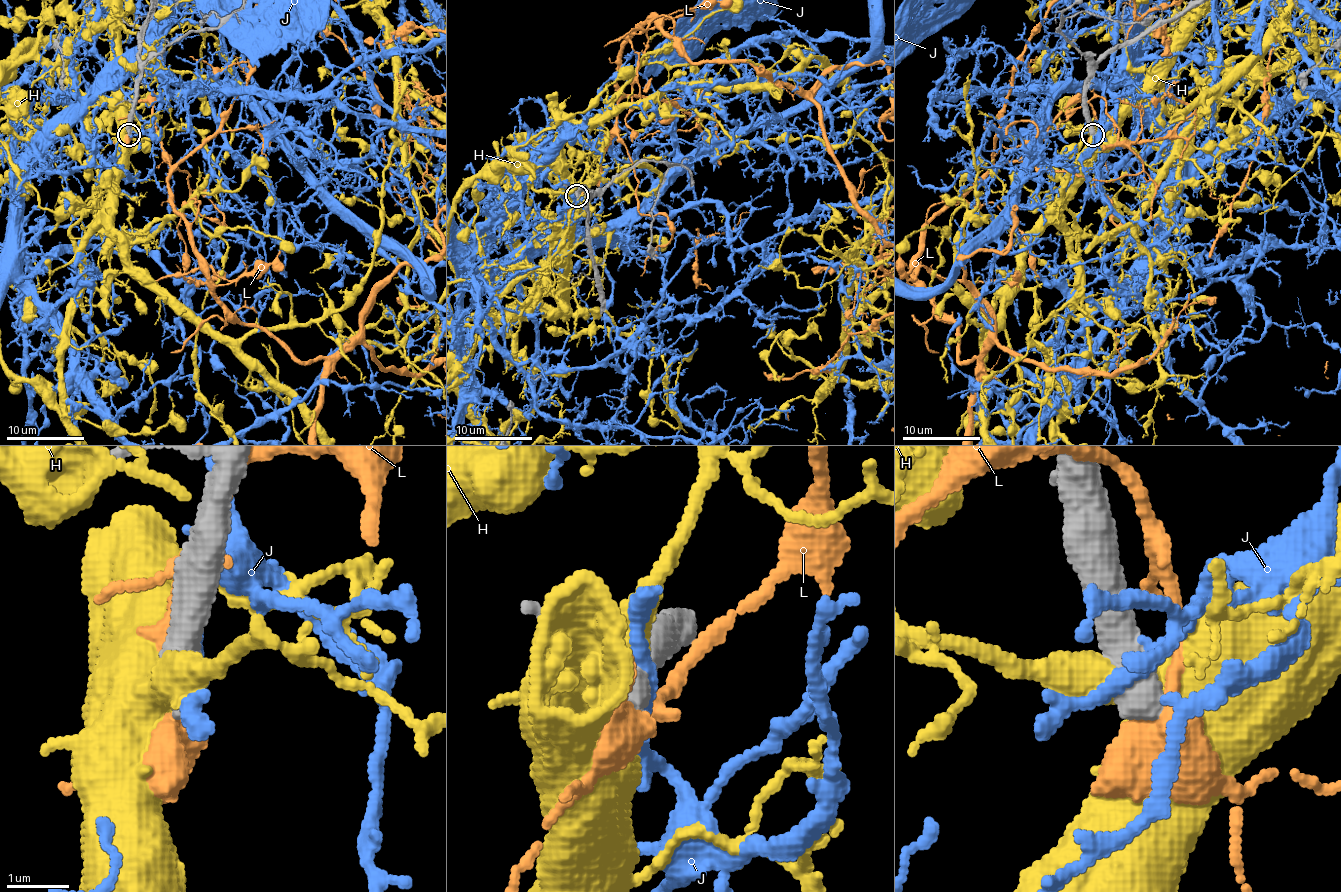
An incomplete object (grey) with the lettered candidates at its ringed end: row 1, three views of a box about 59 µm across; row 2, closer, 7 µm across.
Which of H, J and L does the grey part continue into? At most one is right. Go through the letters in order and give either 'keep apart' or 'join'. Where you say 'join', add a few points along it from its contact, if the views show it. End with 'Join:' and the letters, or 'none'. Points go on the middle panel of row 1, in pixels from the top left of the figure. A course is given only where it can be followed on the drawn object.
H: keep apart
J: keep apart
L: keep apart
Join: none

